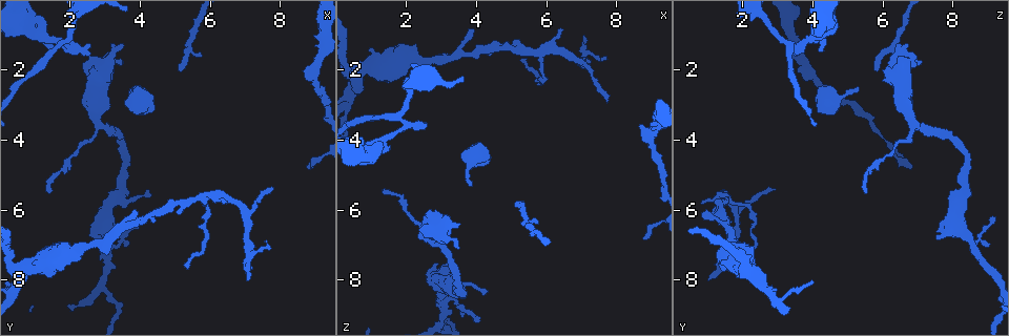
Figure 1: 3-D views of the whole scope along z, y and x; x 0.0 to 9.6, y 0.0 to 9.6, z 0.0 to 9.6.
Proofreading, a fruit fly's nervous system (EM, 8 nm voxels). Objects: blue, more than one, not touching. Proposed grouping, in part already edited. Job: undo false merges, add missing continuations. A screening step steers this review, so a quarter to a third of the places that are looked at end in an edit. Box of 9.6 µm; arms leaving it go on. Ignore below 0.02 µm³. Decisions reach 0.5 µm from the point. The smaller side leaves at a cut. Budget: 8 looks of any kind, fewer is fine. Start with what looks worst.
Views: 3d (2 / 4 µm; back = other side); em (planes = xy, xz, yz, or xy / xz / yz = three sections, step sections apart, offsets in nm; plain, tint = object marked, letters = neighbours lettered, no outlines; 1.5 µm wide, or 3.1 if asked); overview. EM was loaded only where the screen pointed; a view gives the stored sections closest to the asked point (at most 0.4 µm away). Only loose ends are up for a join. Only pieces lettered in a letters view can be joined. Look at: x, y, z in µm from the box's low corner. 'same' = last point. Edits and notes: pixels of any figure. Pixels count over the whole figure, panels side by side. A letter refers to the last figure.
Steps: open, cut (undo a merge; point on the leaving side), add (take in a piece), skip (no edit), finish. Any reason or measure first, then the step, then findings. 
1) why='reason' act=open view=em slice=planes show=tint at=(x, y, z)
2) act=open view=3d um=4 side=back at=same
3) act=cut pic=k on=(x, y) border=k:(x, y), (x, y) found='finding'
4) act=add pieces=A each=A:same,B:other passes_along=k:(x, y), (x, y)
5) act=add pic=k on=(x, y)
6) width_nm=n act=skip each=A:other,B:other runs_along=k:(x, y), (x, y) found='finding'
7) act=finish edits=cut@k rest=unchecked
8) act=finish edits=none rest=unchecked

why='long arm stops here' act=open view=em slice=planes show=letters at=(3.90, 2.50, 5.30)

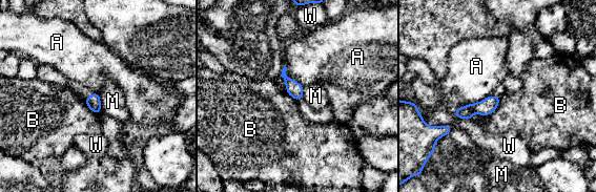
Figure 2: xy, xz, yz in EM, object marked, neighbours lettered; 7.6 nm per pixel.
width_nm=110 act=skip each=A:other,B:other,M:other,W:other found='none of them fits'

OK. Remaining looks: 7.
why='a fork' act=open view=em slice=planes show=letters at=(2.80, 3.50, 6.85)

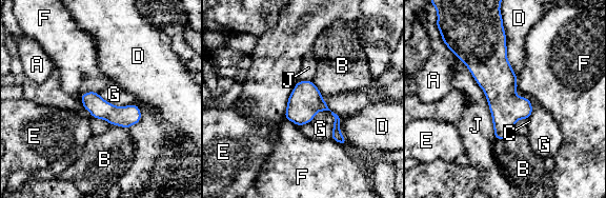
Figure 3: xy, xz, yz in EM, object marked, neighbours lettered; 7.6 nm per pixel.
act=skip each=A:other,B:other,C:other,D:other,E:other,F:other,G:other,J:other runs_along=3:(83, 98), (114, 115), (137, 119) found='all the same cell'

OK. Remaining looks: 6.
why='sharp bend' act=open view=em slice=xz step=8 show=letters at=(1.85, 1.30, 3.45)

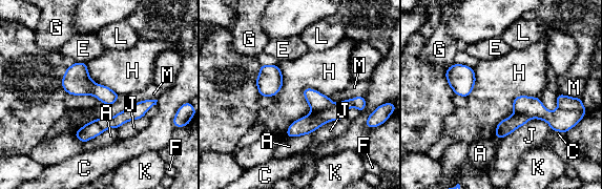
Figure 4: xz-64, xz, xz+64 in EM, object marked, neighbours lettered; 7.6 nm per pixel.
why='another direction' act=open view=em slice=planes show=letters at=same

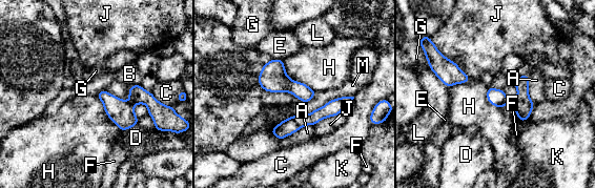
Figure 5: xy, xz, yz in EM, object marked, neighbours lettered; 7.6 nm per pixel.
act=cut pic=5 on=(120, 111) each=A:other,B:other,C:other,D:other,E:other,F:other,G:other,H:other,J:other,K:other,L:other,M:other border=5:(129, 101), (134, 105) found='a second cell is stuck on'

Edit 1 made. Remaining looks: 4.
act=finish edits=cut@5 rest=unchecked

